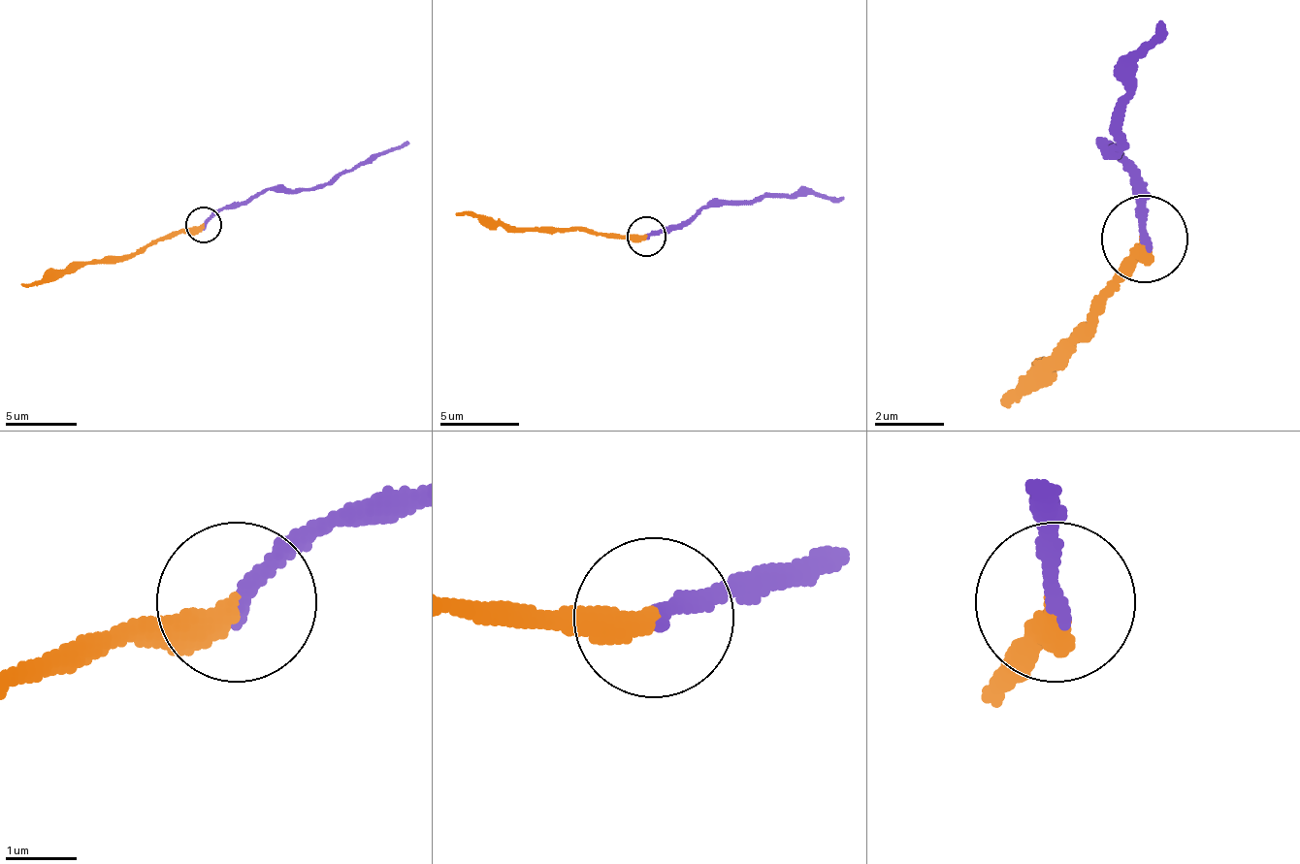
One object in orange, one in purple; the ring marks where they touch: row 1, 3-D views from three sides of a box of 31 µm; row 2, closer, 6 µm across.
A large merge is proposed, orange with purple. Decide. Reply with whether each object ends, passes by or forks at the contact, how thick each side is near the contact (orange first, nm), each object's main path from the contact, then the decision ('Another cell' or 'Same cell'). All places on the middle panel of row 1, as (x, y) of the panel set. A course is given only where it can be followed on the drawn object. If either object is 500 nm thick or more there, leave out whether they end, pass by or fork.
At the ring orange ends. At the ring purple ends. Thickness 360 nm (orange) against 220 nm. Course of orange: (647, 238), (600, 233), (508, 231), (500, 227), (484, 227), (475, 214), (457, 214). Course of purple: (647, 238), (666, 226), (689, 222), (704, 207), (755, 204), (772, 196), (844, 198). Same cell

